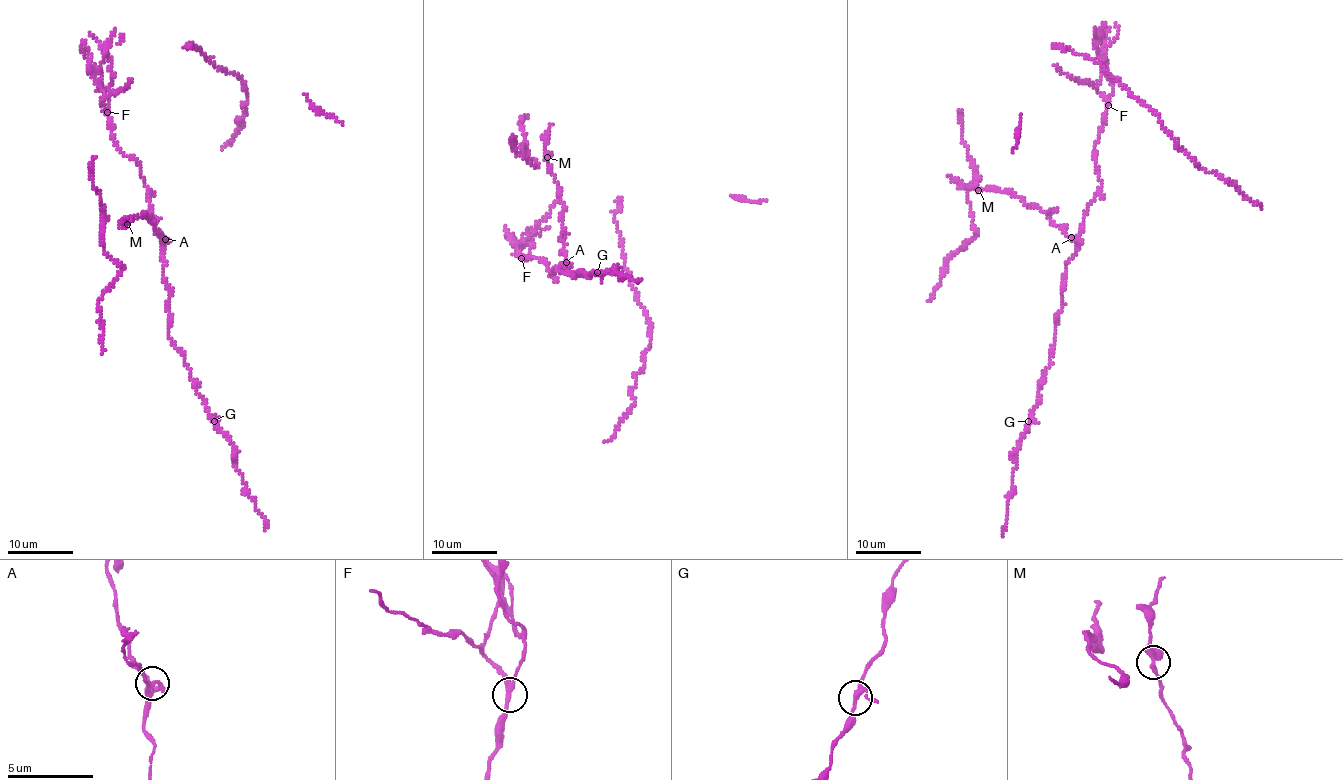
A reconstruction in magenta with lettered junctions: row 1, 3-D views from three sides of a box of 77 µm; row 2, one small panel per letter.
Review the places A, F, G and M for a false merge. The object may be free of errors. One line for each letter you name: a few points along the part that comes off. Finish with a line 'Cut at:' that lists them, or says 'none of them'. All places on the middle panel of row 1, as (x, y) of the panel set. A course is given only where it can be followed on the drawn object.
Cut at: F

